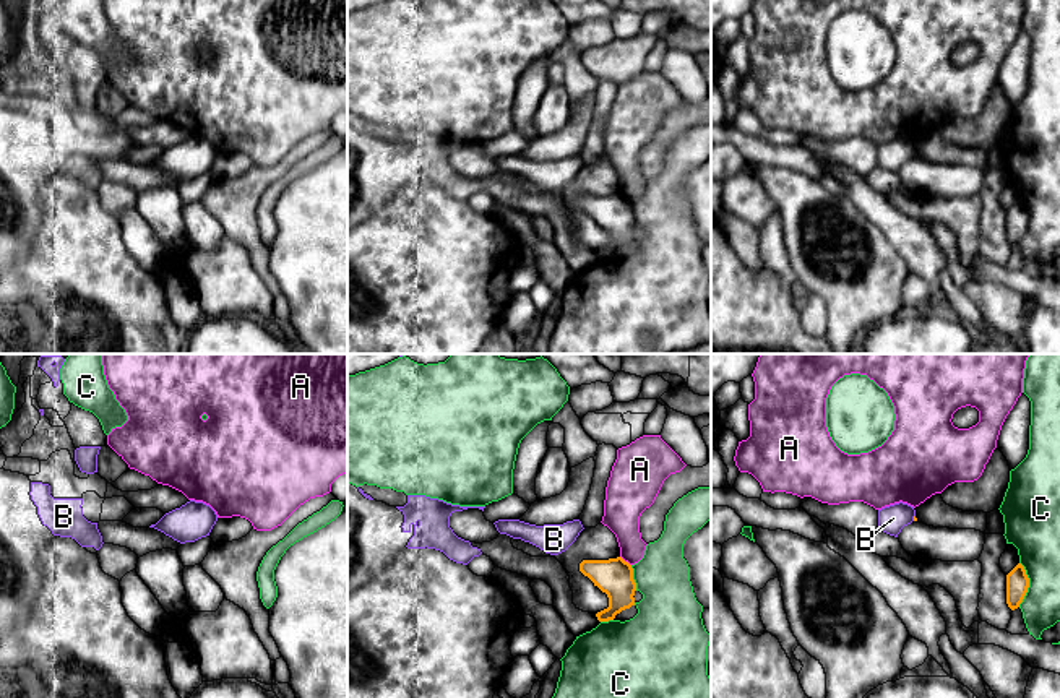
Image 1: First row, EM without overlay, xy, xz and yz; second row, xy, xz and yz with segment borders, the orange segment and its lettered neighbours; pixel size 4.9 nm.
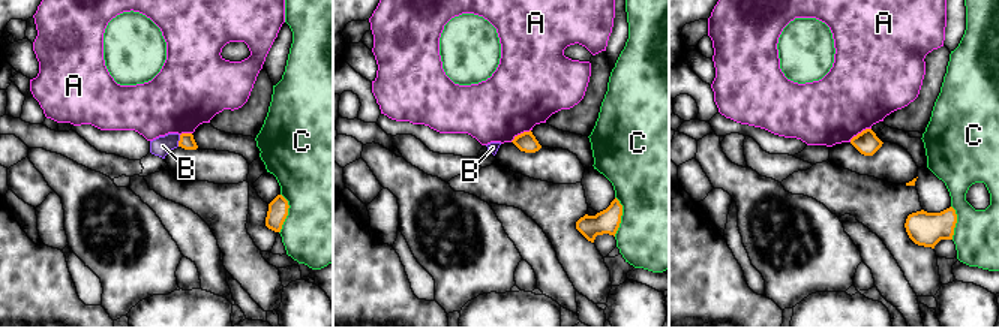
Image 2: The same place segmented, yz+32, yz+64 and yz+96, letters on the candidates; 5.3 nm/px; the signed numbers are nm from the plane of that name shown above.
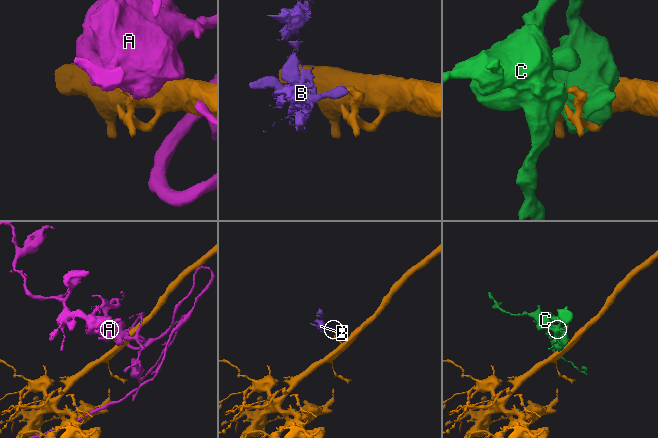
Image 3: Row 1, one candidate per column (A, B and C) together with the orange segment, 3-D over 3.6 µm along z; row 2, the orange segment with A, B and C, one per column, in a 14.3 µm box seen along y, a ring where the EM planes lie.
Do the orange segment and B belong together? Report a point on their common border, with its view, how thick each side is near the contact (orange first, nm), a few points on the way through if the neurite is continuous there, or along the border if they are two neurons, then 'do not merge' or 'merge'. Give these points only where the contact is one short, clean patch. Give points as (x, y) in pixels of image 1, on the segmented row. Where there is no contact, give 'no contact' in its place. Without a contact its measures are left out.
contact yz (914, 518); calibres 20 and 140 nm; border yz (914, 515), (913, 520); do not merge

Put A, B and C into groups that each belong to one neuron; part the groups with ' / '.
A / B / C

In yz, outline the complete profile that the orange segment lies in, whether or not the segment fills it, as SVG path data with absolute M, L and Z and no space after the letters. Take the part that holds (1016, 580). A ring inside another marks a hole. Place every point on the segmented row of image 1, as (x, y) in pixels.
M1021 563L1006 575L1006 604L1011 610L1018 609L1029 588L1029 578Z

